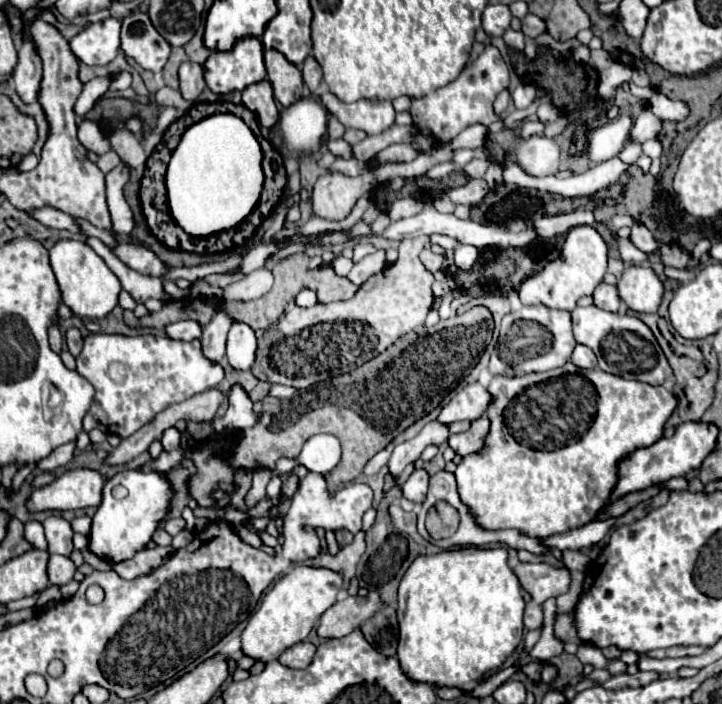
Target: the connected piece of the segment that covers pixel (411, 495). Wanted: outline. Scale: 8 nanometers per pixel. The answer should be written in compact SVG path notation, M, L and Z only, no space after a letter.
M414 469L414 473L408 477L408 481L402 485L402 495L404 499L408 501L414 501L414 503L422 503L424 497L426 497L426 491L428 491L428 471L424 469Z

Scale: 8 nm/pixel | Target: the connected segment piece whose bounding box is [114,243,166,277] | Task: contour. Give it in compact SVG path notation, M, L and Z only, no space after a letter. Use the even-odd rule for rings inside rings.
M120 243L114 253L134 271L142 273L142 275L152 275L152 277L160 277L166 271L166 265L146 247L140 245L130 245L130 243Z

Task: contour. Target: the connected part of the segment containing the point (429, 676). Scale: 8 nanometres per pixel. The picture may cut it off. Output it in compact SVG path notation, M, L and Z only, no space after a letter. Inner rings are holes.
M464 547L440 551L436 555L418 555L398 587L398 659L404 673L414 681L448 687L460 687L482 679L486 673L496 671L522 641L524 605L520 581L508 565L508 551L504 547Z

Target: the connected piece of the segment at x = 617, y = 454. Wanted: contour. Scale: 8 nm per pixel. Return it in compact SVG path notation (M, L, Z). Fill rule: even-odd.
M598 369L598 383L586 381L582 373L566 375L566 379L574 377L580 377L586 387L590 385L590 389L584 389L582 385L578 391L580 399L574 399L576 403L572 405L568 405L568 391L558 391L558 385L552 381L546 383L540 395L532 391L528 393L528 387L516 391L516 377L510 379L498 375L490 381L488 393L492 401L484 413L484 417L490 421L490 429L486 433L484 447L462 457L454 473L460 499L472 509L480 525L486 529L520 529L530 537L550 537L590 523L604 507L612 487L616 485L618 461L638 447L656 443L662 437L664 423L678 403L676 395L662 385L628 381L620 375L604 373L602 369ZM534 395L542 397L544 401L536 401L536 405L532 405Z

